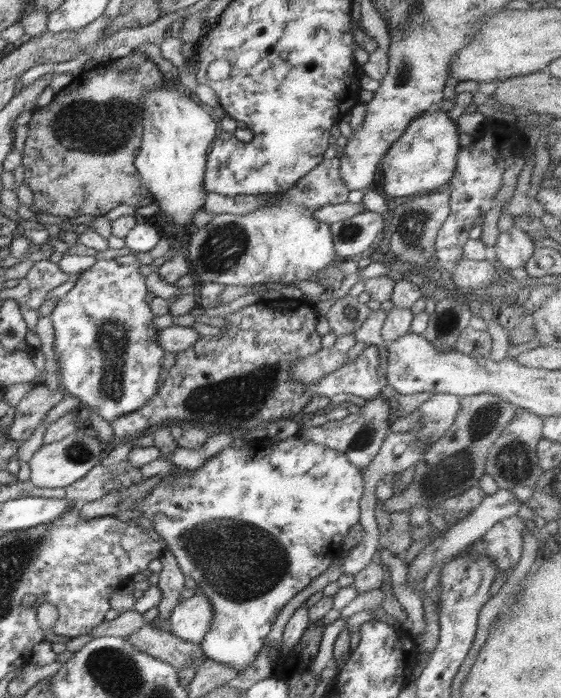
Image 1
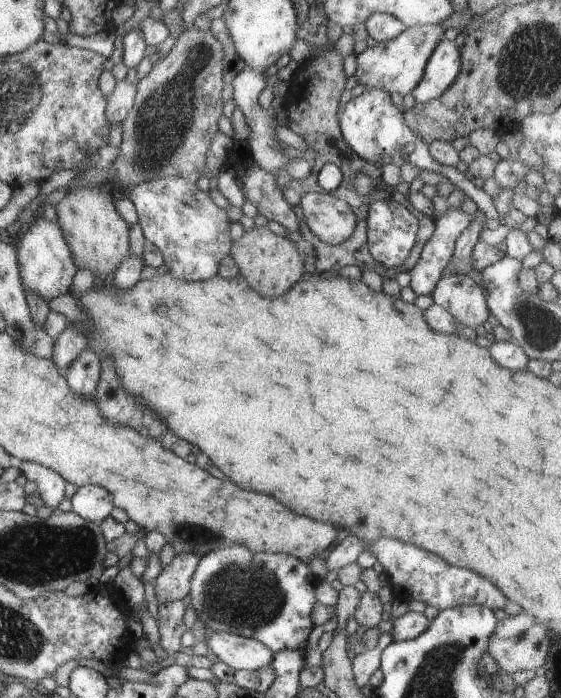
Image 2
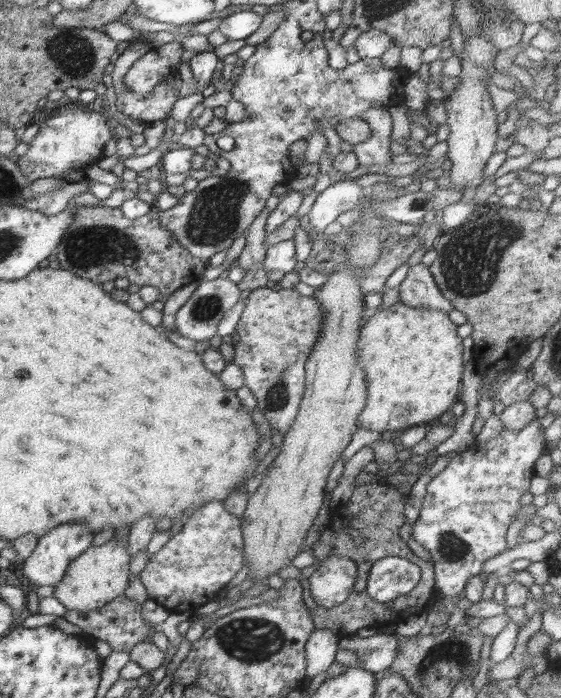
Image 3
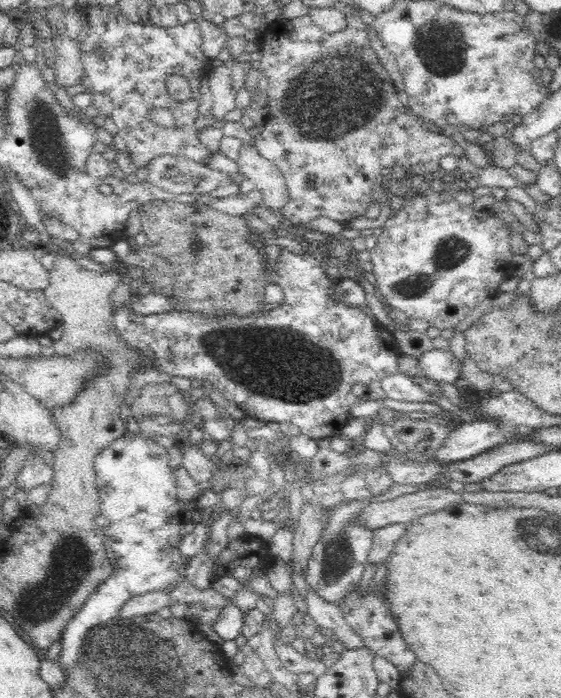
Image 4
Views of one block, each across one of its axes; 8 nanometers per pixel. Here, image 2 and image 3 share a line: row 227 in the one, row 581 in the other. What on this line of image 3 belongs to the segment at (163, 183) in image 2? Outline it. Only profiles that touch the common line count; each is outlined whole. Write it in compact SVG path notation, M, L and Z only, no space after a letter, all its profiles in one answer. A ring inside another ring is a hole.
M212 499L212 501L206 501L204 505L196 507L182 529L172 535L160 550L154 552L144 570L139 573L138 579L144 584L148 597L168 612L187 611L190 614L206 605L207 602L216 600L217 594L243 566L243 532L240 520L240 517L228 513L228 509L224 508L224 501Z

